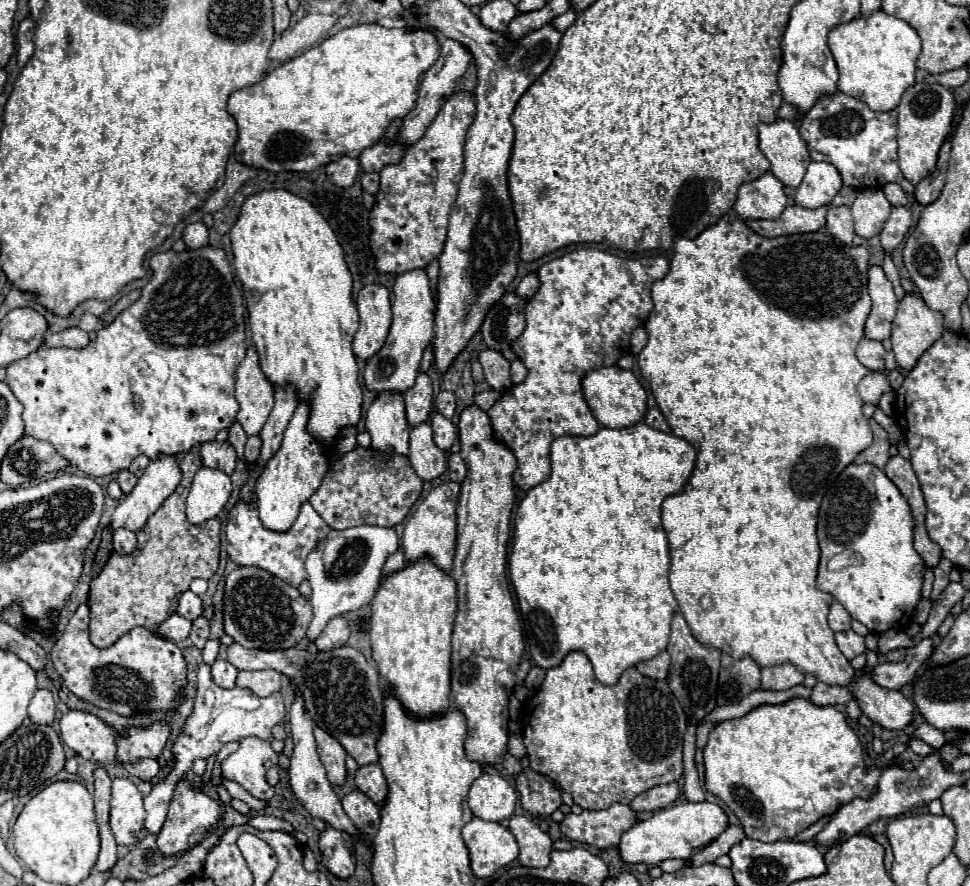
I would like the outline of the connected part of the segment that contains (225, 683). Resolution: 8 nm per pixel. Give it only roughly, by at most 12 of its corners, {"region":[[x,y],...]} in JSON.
{"region":[[218,659],[212,665],[212,679],[224,689],[236,687],[236,667]]}

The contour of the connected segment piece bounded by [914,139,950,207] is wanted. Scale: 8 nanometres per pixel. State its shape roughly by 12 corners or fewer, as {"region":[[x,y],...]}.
{"region":[[950,139],[940,149],[938,167],[916,185],[914,197],[930,205],[944,187]]}

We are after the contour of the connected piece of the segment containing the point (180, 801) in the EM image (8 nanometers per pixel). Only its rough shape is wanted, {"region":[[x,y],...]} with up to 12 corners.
{"region":[[180,779],[156,839],[162,857],[188,851],[218,823],[218,801]]}

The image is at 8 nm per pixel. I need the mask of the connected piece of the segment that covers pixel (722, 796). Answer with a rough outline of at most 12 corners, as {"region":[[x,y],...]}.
{"region":[[794,697],[718,723],[704,787],[786,841],[870,797],[858,735]]}

